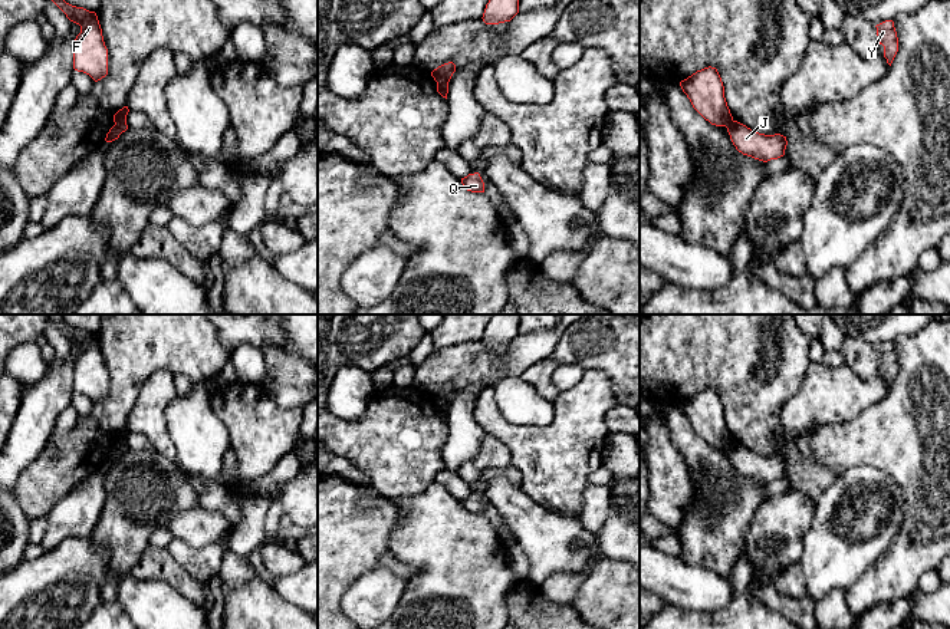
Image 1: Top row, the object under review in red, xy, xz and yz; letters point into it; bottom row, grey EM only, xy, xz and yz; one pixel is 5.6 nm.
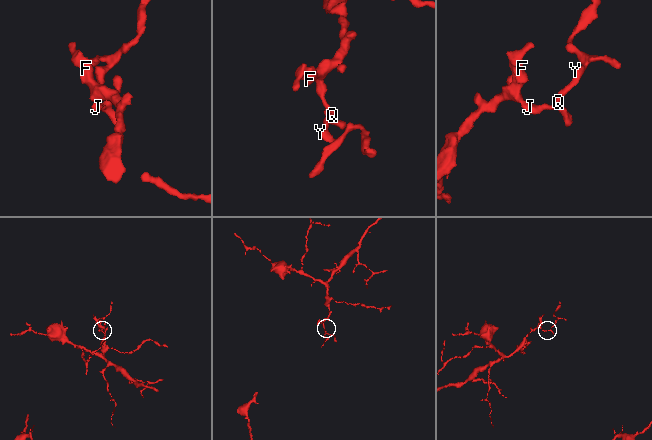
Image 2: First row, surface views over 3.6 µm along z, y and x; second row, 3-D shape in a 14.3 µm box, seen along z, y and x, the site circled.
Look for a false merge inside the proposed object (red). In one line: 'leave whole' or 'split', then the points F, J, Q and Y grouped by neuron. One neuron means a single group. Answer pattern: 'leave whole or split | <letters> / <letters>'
split | F / J Q Y

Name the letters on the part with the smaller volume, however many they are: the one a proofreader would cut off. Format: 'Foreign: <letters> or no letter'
Foreign: J, Q, Y

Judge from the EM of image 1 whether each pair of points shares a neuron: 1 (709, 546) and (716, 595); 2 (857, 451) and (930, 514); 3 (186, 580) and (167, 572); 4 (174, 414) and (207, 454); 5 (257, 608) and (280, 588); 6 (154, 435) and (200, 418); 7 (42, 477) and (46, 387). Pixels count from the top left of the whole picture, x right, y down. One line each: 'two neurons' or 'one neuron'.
1: two neurons
2: one neuron
3: one neuron
4: one neuron
5: two neurons
6: two neurons
7: two neurons

